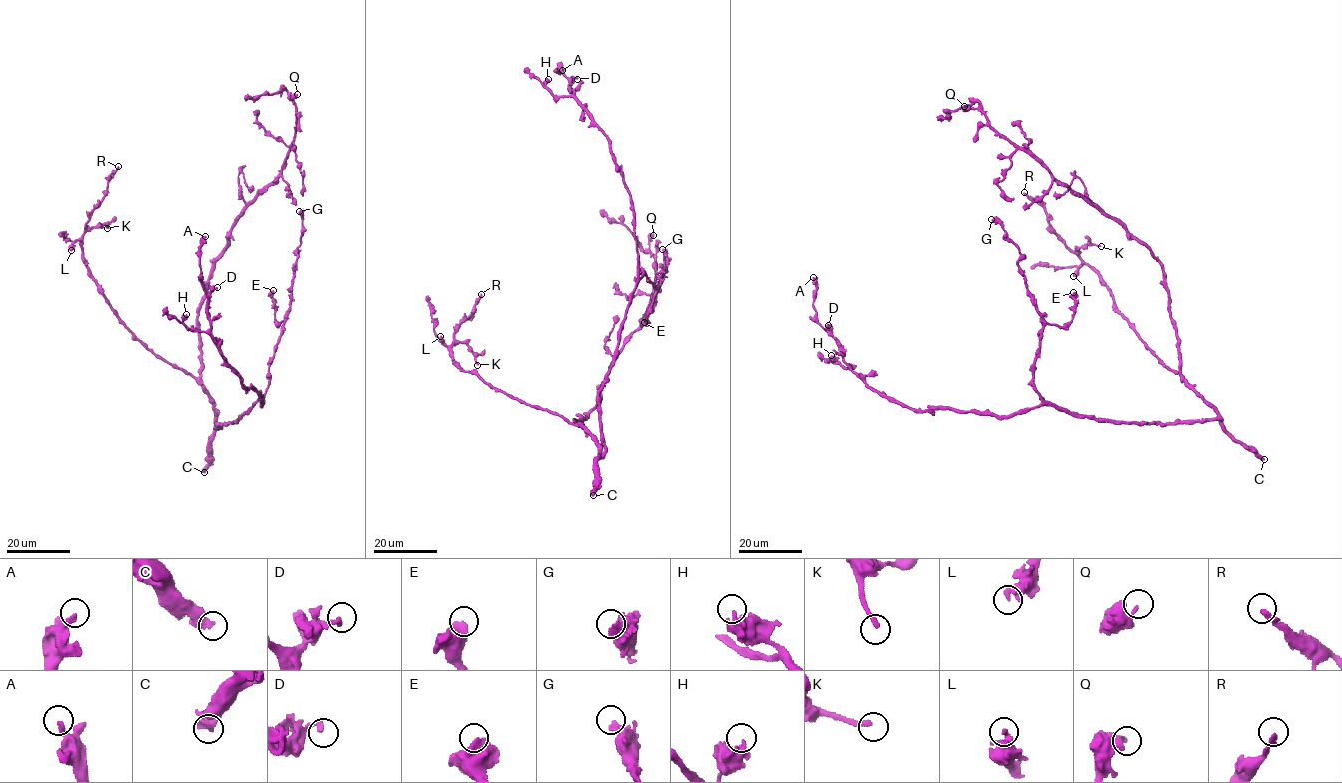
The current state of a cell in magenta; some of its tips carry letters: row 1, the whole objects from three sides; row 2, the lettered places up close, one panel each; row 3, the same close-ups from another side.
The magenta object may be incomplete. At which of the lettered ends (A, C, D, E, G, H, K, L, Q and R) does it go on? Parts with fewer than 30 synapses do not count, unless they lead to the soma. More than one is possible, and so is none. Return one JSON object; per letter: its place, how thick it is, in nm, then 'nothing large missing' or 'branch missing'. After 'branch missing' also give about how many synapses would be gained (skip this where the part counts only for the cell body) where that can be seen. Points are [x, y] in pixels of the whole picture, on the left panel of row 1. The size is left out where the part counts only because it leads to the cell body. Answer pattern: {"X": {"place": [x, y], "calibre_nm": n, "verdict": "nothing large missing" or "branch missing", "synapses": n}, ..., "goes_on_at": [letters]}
{"A": {"place": [205, 236], "calibre_nm": 260, "verdict": "nothing large missing"}, "C": {"place": [204, 472], "calibre_nm": 360, "verdict": "nothing large missing"}, "D": {"place": [217, 287], "calibre_nm": 260, "verdict": "nothing large missing"}, "E": {"place": [273, 290], "calibre_nm": 700, "verdict": "nothing large missing"}, "G": {"place": [299, 211], "calibre_nm": 360, "verdict": "nothing large missing"}, "H": {"place": [186, 314], "calibre_nm": 280, "verdict": "nothing large missing"}, "K": {"place": [107, 228], "calibre_nm": 240, "verdict": "branch missing", "synapses": 45}, "L": {"place": [71, 250], "calibre_nm": 170, "verdict": "nothing large missing"}, "Q": {"place": [297, 94], "calibre_nm": 280, "verdict": "nothing large missing"}, "R": {"place": [118, 166], "calibre_nm": 240, "verdict": "branch missing", "synapses": 60}, "goes_on_at": ["K", "R"]}

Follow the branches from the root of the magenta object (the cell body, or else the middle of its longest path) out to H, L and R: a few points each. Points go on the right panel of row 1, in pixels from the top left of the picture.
H: (1212, 419), (1176, 424), (1113, 421), (1045, 405), (1006, 416), (951, 408), (917, 410), (876, 392), (831, 355)
L: (1212, 419), (1218, 415), (1217, 410), (1181, 375), (1159, 362), (1118, 310), (1103, 279), (1086, 264), (1073, 276)
R: (1212, 419), (1217, 410), (1159, 362), (1118, 310), (1103, 279), (1062, 241), (1045, 210), (1024, 192)

